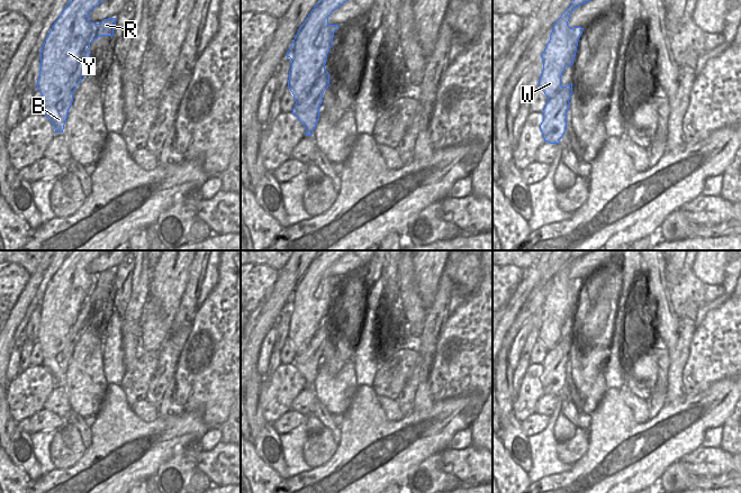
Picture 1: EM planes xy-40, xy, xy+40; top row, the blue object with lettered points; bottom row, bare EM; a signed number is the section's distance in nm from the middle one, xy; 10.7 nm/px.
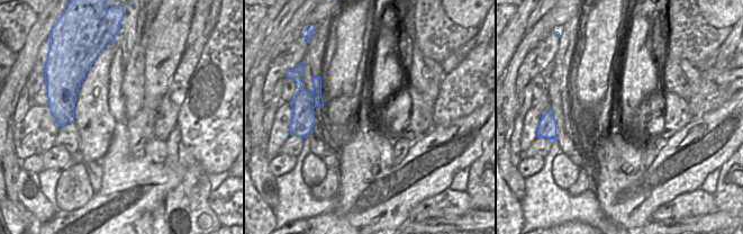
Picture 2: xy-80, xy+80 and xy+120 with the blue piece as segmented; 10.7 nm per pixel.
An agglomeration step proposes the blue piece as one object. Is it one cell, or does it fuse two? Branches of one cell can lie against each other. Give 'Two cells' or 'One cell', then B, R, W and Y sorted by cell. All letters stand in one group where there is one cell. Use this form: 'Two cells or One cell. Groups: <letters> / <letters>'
Two cells. Groups: B W Y / R

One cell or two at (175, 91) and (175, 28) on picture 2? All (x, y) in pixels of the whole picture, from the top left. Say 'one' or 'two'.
two

